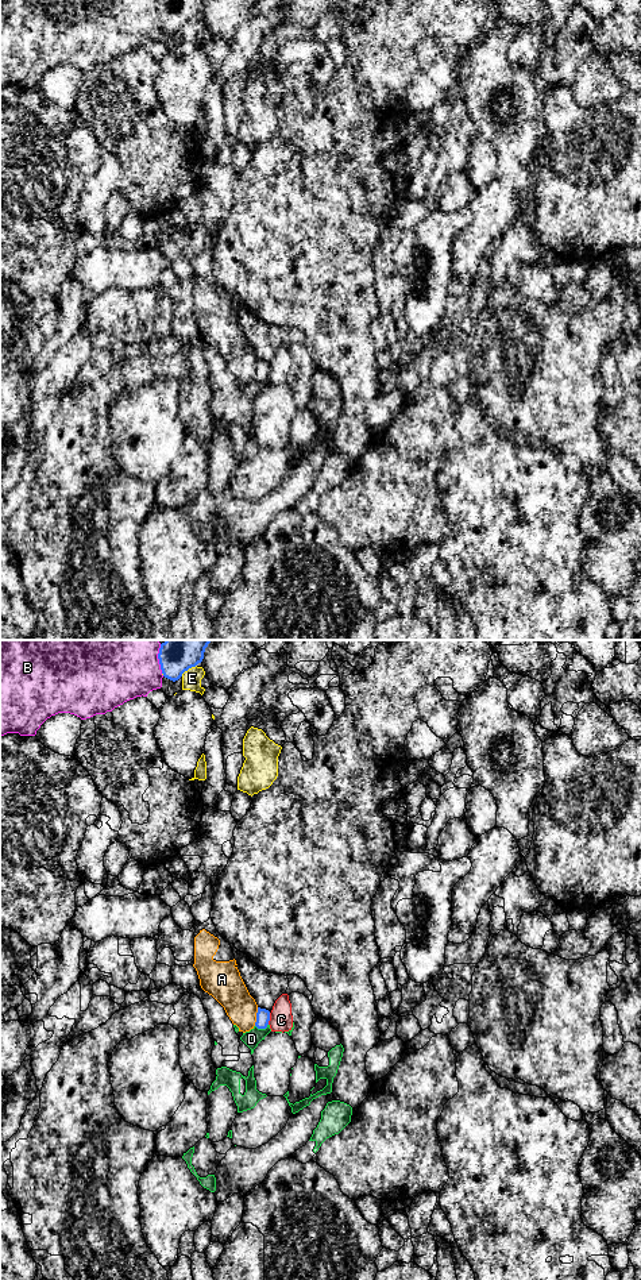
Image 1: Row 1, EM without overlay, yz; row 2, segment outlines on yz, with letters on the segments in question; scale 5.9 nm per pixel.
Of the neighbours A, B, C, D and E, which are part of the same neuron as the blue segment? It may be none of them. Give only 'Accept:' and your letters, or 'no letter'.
Accept: D

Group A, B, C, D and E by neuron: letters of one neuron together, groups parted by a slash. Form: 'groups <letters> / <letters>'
groups A / B / C / D / E

